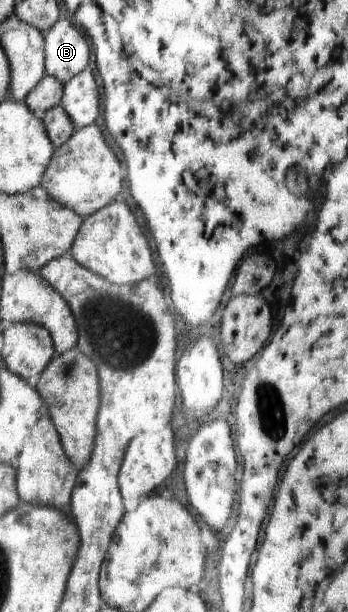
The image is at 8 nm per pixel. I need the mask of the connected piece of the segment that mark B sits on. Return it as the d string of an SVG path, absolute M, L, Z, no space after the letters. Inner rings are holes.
M66 17L58 19L50 28L50 31L44 36L45 41L45 73L55 77L62 85L70 81L72 77L78 75L90 61L90 47L80 33L80 29L76 29L76 25L72 25Z

